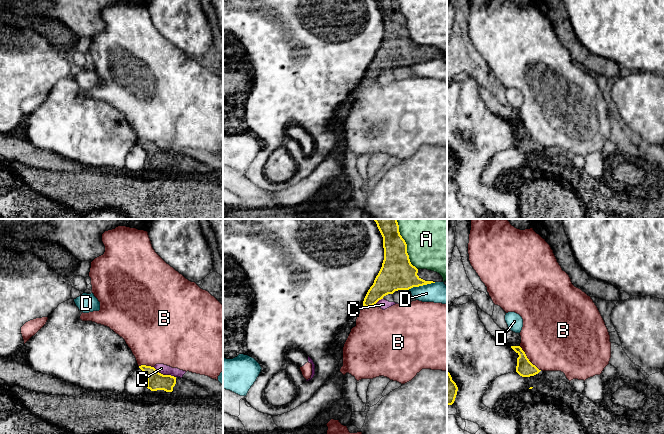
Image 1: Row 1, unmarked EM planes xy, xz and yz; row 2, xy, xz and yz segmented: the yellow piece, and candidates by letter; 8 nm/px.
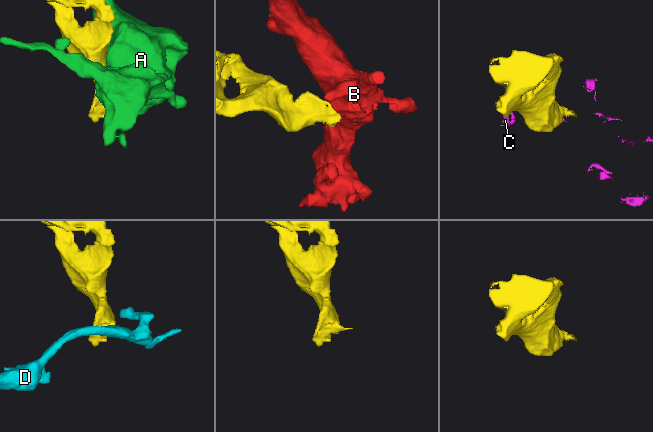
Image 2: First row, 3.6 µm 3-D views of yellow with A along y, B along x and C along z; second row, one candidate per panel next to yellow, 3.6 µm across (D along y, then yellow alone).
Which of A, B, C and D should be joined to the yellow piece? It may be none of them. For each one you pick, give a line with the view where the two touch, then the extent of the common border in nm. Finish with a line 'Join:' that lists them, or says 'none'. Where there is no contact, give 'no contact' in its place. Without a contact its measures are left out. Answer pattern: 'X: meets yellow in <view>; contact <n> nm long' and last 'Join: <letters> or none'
Join: none

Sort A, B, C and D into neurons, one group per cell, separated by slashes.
A / B C / D

